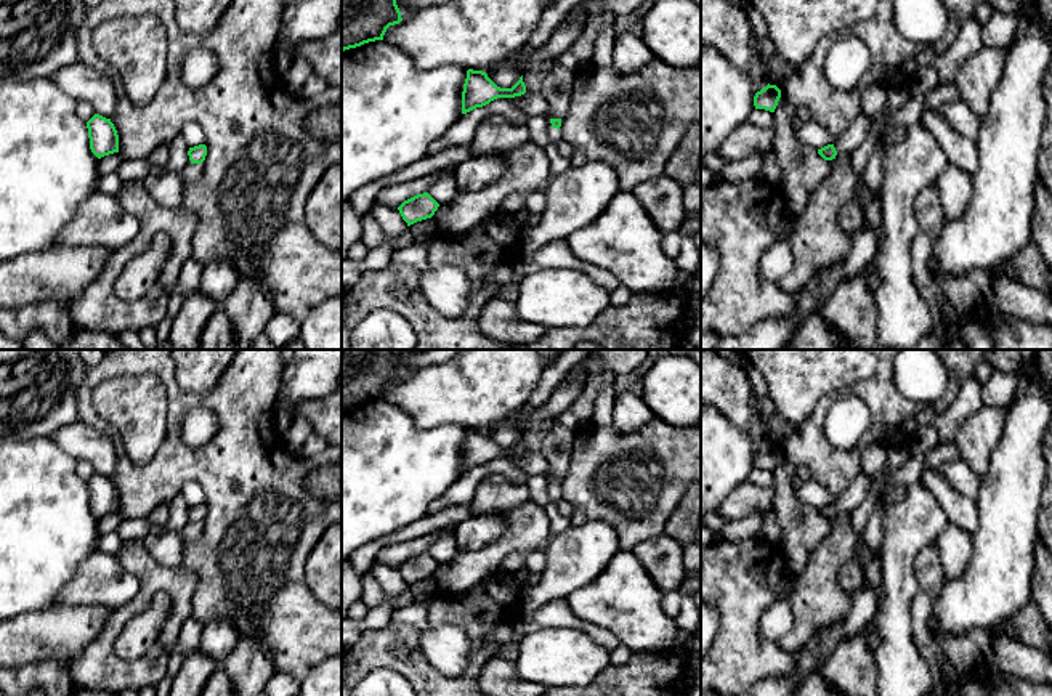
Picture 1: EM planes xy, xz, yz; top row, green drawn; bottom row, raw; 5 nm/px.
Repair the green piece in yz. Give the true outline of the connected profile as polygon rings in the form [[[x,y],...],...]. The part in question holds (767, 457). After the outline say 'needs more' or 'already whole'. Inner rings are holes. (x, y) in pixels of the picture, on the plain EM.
[[[767,444],[754,455],[754,465],[755,468],[765,468],[770,471],[775,471],[778,460],[781,457],[781,449],[776,444]]]; already whole

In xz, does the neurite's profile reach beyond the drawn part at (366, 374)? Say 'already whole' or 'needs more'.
already whole

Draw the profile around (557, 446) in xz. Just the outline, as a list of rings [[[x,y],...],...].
[[[560,423],[544,436],[540,452],[547,460],[550,478],[563,478],[568,473],[574,443],[576,433]]]

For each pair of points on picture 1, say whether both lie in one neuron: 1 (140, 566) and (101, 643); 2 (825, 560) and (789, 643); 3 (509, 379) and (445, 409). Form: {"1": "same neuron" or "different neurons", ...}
{"1": "same neuron", "2": "same neuron", "3": "same neuron"}

